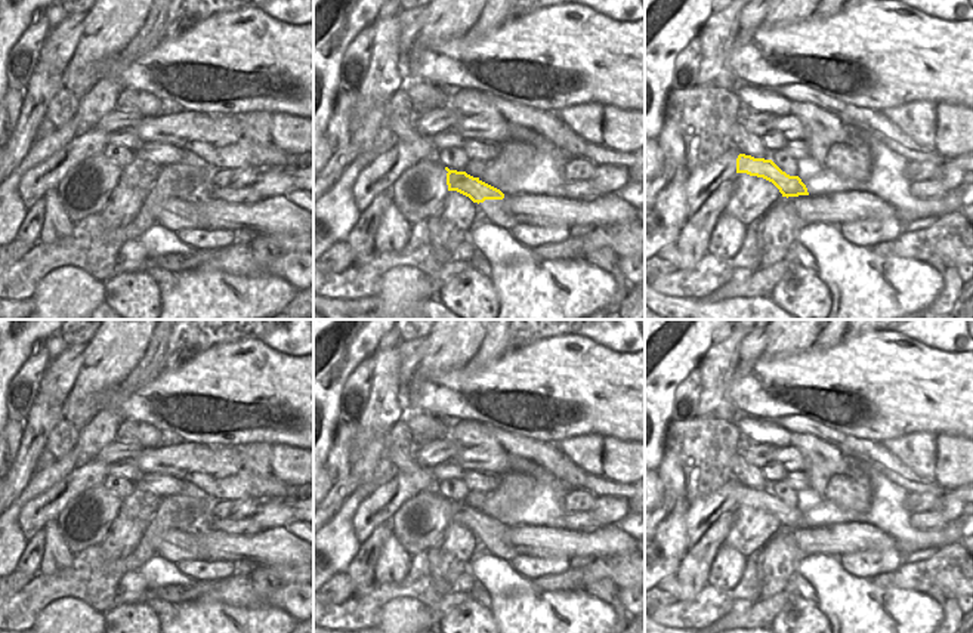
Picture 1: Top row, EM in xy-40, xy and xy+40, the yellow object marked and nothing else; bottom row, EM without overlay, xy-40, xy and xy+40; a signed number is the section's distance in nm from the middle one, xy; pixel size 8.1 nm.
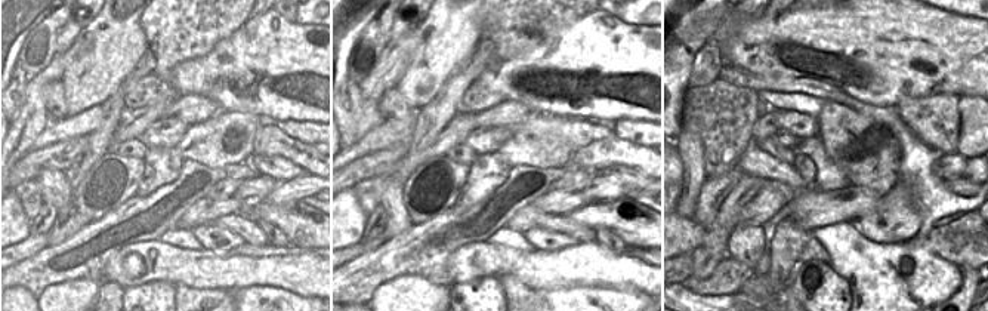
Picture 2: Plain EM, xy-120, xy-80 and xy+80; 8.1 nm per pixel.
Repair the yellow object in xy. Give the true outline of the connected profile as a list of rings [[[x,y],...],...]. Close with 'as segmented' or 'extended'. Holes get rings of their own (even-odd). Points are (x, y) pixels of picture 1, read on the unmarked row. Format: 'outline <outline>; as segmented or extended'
outline [[[445,498],[448,522],[457,522],[469,528],[473,534],[478,534],[486,544],[491,555],[512,561],[521,553],[506,541],[501,531],[506,525],[500,521],[482,513],[479,509],[473,509],[466,503],[450,501]]]; extended

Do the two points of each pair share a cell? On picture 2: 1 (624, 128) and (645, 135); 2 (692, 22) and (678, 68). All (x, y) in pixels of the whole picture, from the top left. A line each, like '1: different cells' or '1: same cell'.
1: same cell
2: same cell

